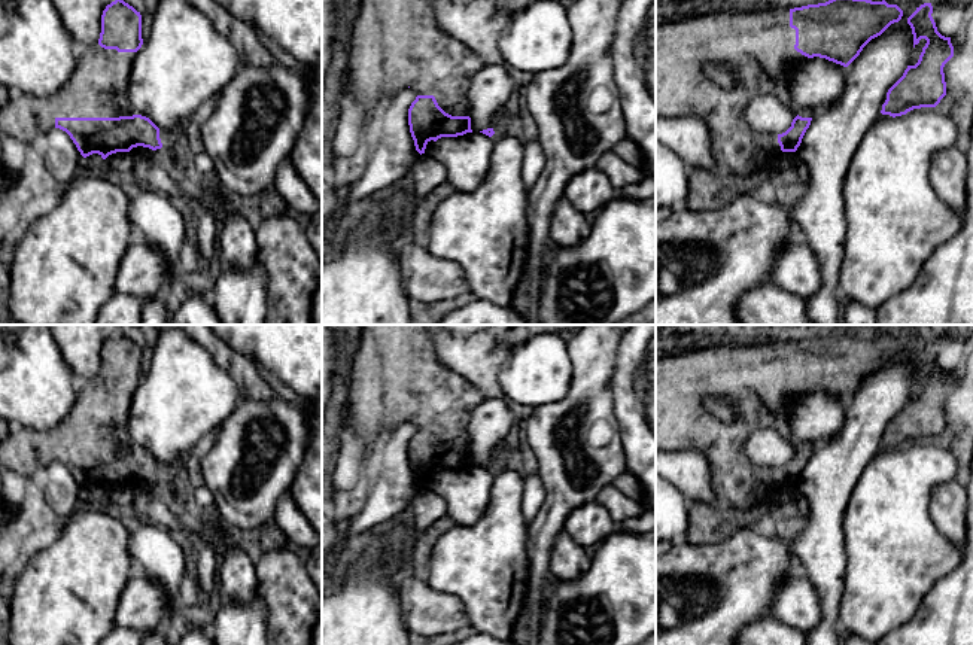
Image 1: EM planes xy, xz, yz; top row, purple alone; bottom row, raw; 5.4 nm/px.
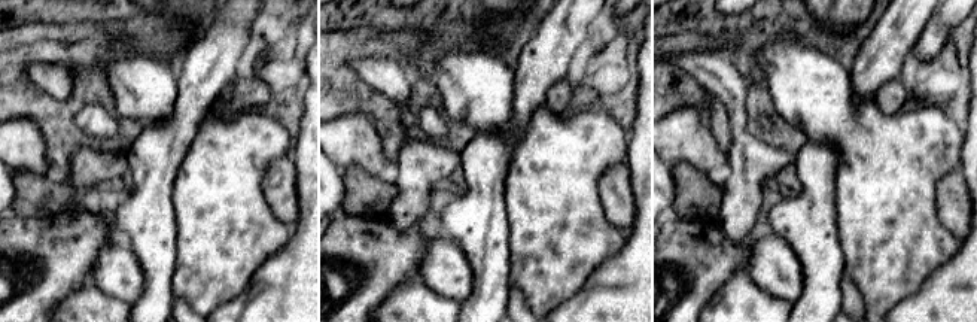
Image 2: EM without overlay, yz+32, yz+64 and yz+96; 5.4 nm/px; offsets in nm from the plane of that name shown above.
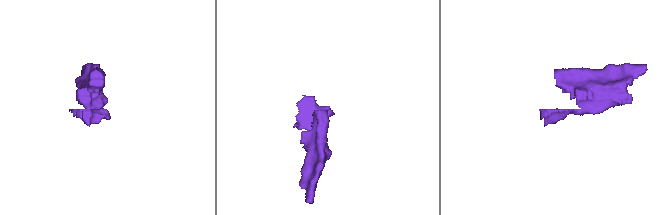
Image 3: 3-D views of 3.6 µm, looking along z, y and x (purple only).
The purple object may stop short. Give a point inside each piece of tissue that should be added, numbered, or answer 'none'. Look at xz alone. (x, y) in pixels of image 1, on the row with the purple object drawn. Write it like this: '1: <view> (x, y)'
1: xz (397, 43)

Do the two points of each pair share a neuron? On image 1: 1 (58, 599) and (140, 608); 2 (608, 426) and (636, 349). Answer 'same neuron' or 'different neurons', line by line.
1: different neurons
2: different neurons

